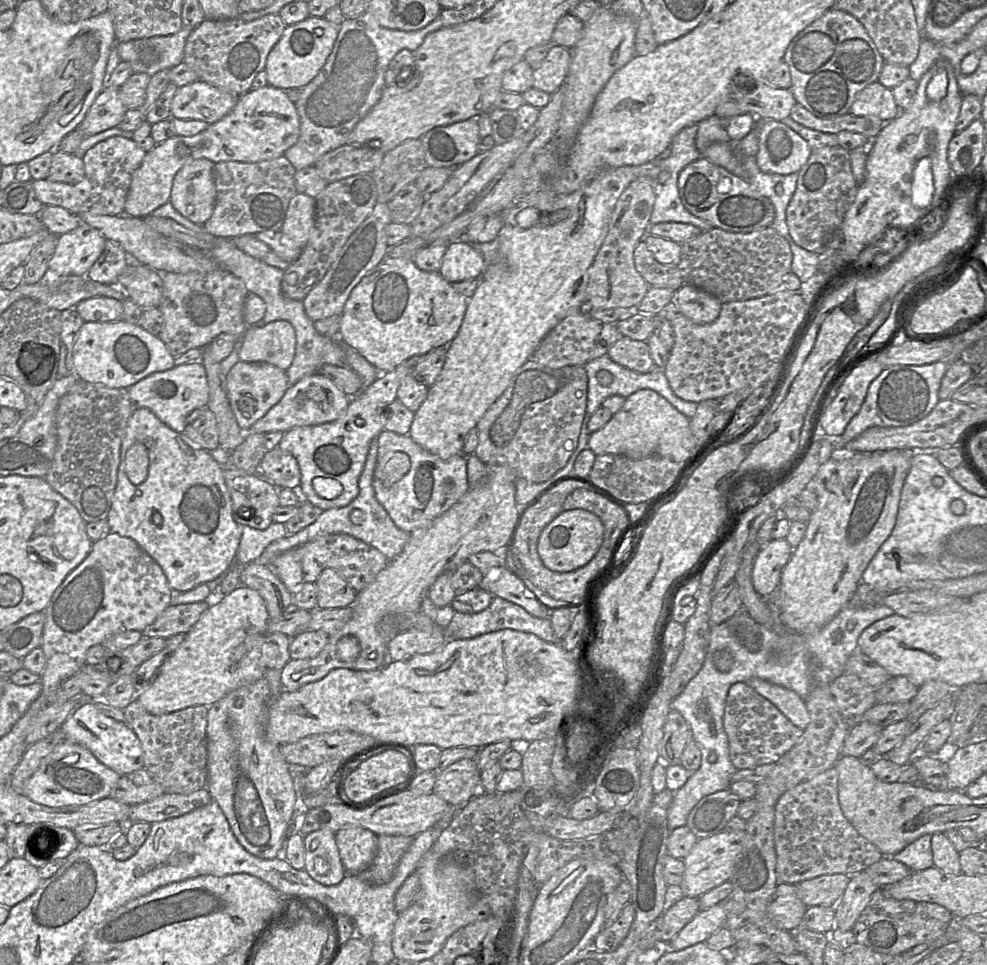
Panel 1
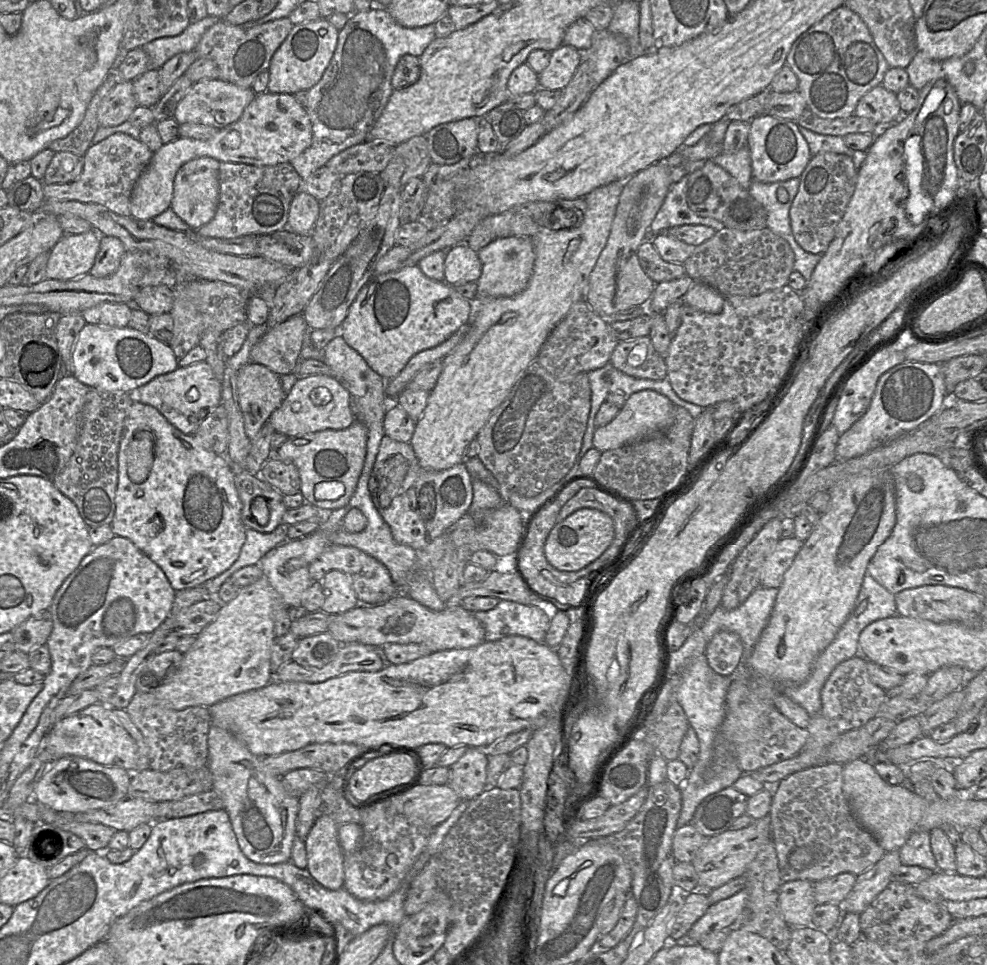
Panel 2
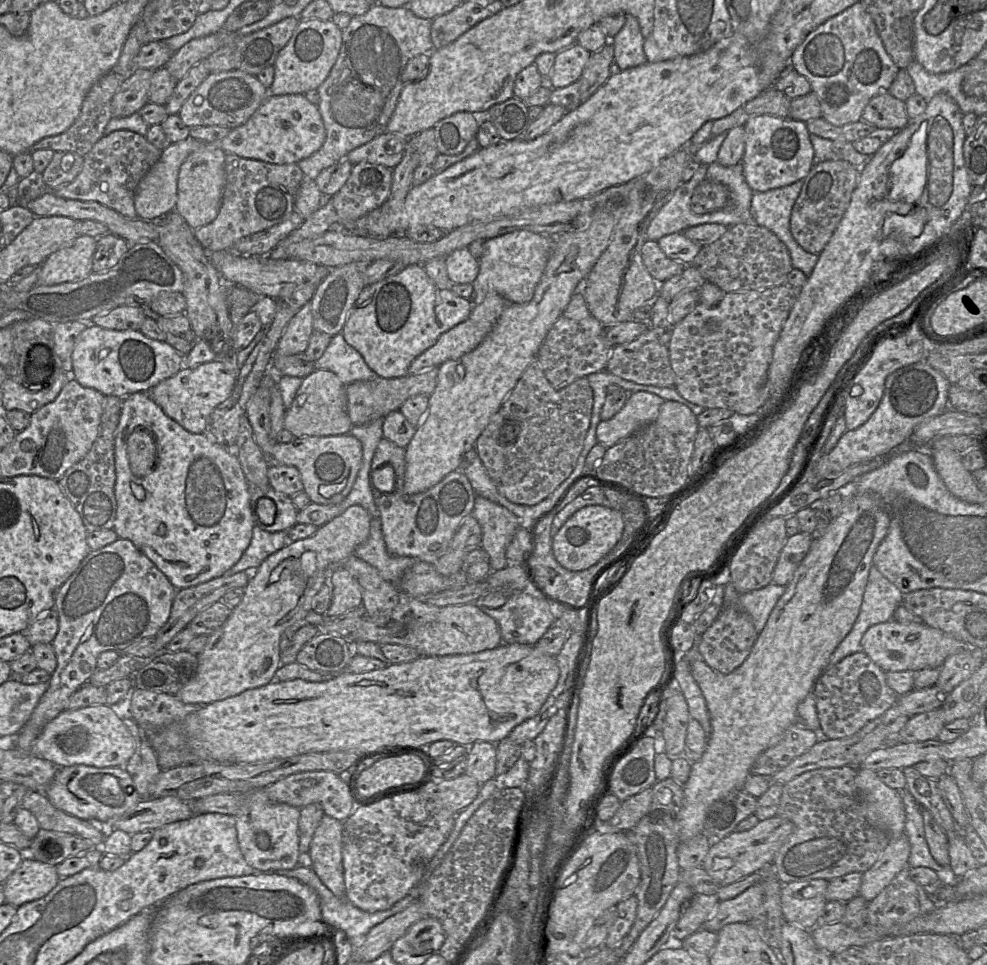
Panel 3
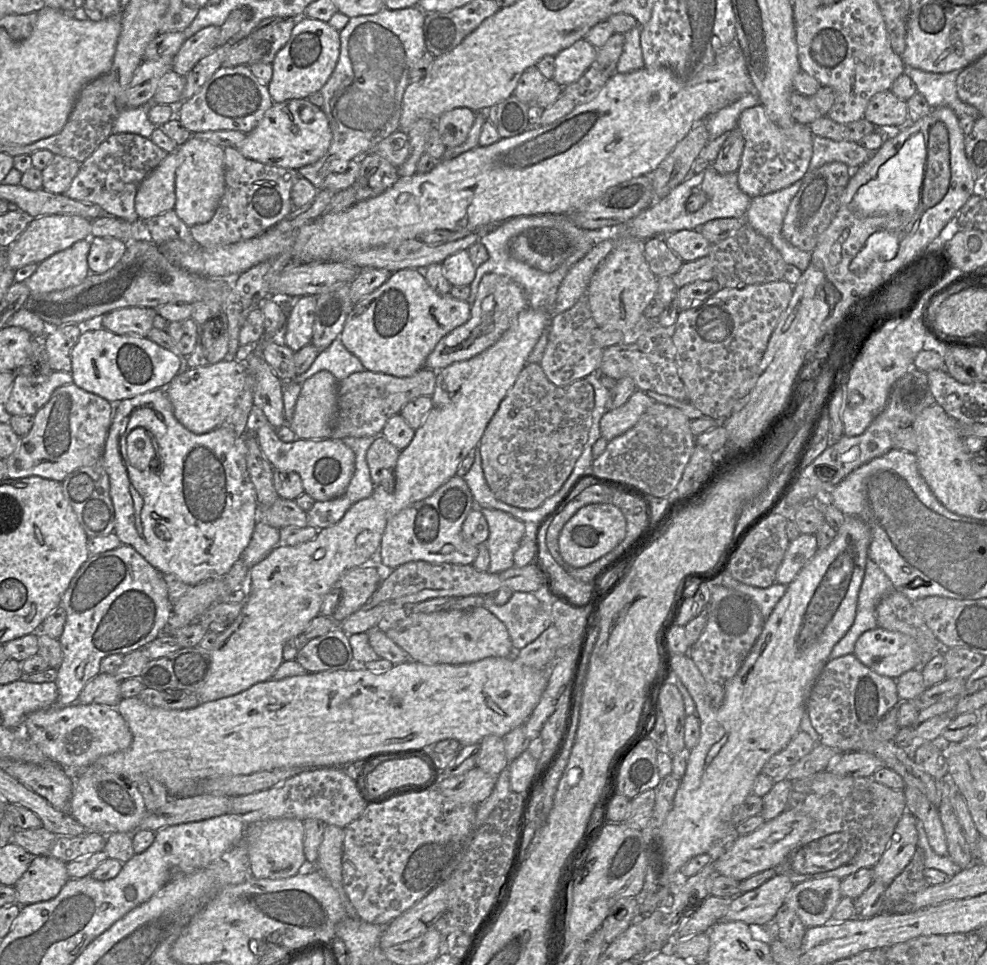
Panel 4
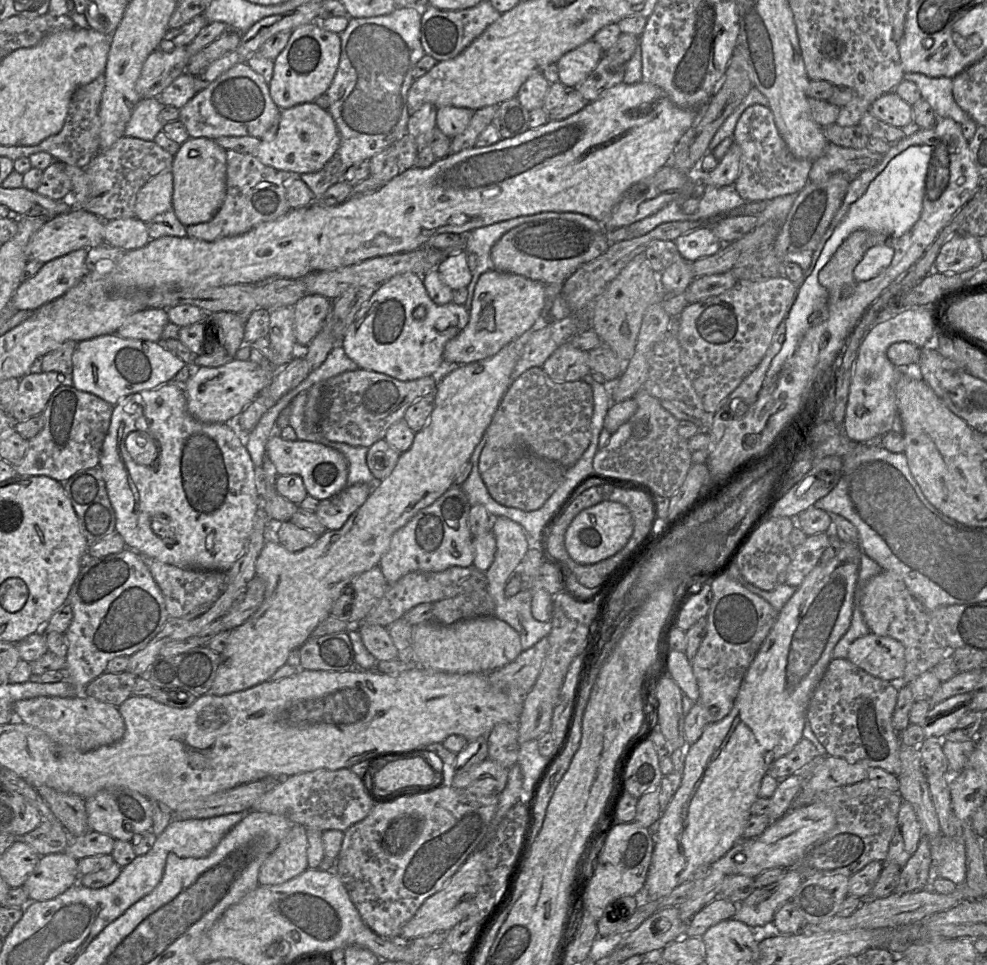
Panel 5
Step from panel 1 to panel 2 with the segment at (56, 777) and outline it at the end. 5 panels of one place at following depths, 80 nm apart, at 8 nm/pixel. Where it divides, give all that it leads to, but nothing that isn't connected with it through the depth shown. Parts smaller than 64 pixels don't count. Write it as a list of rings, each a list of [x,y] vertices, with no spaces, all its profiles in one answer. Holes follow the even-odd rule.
[[[61,757],[45,766],[45,773],[36,784],[32,799],[58,812],[83,813],[103,809],[127,798],[130,778],[131,773],[123,768],[103,766],[80,757]]]

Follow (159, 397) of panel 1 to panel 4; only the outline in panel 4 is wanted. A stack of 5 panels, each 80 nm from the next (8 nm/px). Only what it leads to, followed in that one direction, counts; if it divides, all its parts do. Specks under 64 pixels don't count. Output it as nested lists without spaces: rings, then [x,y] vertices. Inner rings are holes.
[[[238,360],[220,361],[177,374],[164,388],[175,418],[194,434],[204,434],[220,427],[231,413],[248,375],[247,364]]]

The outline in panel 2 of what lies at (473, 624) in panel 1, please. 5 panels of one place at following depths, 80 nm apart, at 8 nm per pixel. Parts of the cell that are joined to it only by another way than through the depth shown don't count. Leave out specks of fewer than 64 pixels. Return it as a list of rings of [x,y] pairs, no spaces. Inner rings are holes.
[[[500,600],[491,610],[472,613],[485,629],[485,641],[518,635],[544,643],[551,623],[542,608],[510,600]]]

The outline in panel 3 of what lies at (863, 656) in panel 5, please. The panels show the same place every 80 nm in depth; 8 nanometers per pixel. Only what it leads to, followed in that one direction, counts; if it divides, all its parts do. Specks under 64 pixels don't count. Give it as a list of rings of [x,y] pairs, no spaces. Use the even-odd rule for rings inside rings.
[[[892,618],[871,626],[861,638],[861,651],[885,672],[940,668],[948,656],[966,648],[964,642],[923,622],[900,623]]]

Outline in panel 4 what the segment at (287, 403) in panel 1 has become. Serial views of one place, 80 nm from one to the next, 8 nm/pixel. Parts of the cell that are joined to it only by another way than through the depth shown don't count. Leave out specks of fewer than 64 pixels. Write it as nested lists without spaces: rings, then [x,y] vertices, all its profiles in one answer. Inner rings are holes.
[[[322,370],[302,383],[288,426],[298,439],[330,439],[338,413],[339,381]]]

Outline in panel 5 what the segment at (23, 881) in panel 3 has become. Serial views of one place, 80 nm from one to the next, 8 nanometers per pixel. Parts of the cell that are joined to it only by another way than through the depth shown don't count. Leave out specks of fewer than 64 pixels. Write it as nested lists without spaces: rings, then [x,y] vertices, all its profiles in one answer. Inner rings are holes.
[[[65,853],[41,856],[22,888],[30,902],[53,899],[78,883],[78,860]]]

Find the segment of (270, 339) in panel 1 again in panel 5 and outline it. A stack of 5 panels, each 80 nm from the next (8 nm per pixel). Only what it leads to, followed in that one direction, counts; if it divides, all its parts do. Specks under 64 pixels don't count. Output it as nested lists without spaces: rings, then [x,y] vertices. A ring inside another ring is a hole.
[[[307,295],[293,307],[294,335],[298,347],[308,347],[329,319],[333,301],[321,295]]]

